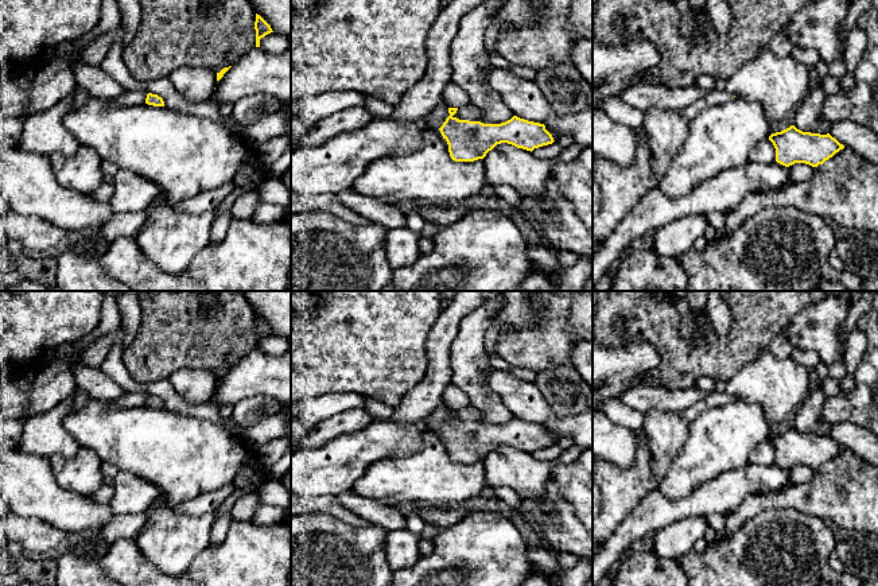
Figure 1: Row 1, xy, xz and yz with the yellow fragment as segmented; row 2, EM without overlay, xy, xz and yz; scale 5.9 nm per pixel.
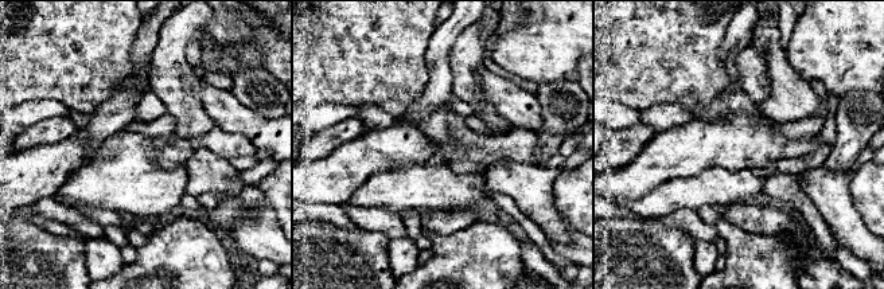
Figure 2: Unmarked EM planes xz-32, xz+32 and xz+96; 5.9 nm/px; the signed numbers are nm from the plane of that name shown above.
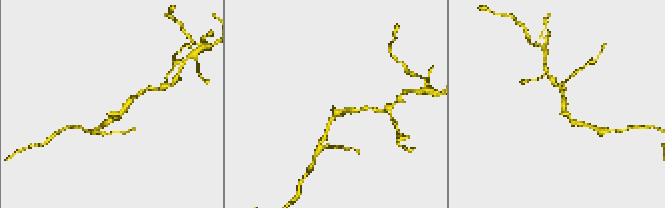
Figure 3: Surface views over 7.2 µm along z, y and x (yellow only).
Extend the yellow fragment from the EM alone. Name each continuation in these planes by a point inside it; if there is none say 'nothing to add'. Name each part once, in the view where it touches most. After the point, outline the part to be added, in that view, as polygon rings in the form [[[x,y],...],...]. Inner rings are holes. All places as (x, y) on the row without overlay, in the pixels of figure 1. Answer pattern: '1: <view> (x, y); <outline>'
1: xz (434, 420); [[[439,404],[431,414],[428,414],[423,419],[421,424],[431,430],[439,431],[448,418],[448,410]]]

